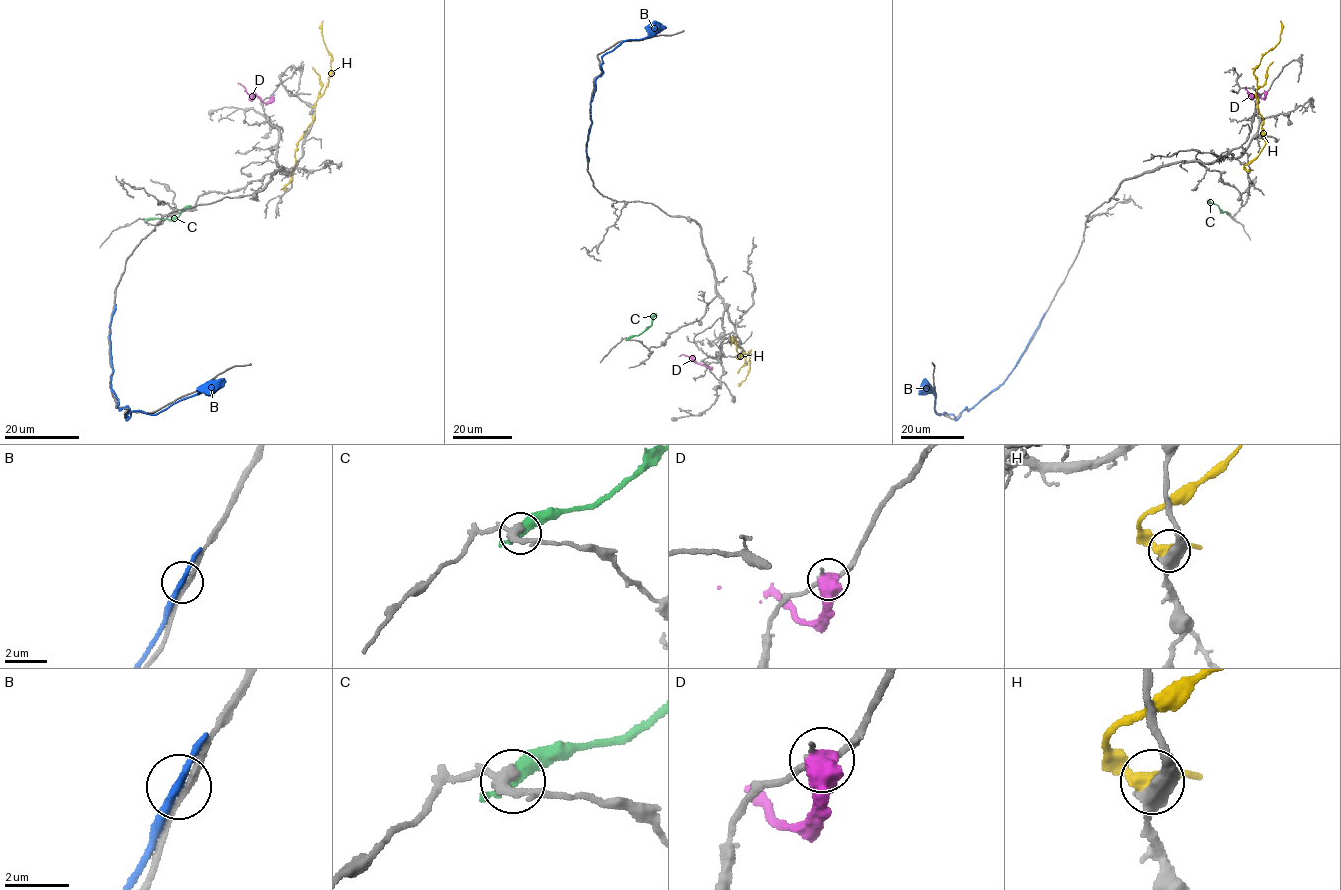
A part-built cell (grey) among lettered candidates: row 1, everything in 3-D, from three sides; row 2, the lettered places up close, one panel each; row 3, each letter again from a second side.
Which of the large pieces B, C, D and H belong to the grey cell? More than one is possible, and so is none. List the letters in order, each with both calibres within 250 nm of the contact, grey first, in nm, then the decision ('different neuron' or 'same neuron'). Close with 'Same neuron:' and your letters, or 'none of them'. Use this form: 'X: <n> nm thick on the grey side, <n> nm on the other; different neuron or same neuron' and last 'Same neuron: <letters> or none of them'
B: 240 nm thick on the grey side, 300 nm on the other; different neuron
C: 320 nm thick on the grey side, 460 nm on the other; different neuron
D: 170 nm thick on the grey side, 800 nm on the other; different neuron
H: 440 nm thick on the grey side, 400 nm on the other; different neuron
Same neuron: none of them

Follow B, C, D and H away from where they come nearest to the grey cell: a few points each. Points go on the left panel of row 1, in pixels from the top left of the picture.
B: (114, 310), (110, 328), (111, 388), (118, 407), (129, 409), (126, 419), (133, 411), (159, 413), (225, 380)
C: (147, 219), (175, 218), (189, 206)
D: (272, 96), (267, 101), (261, 102), (237, 83)
H: (284, 189), (296, 165), (296, 143), (313, 120), (314, 105), (331, 70), (323, 20)

